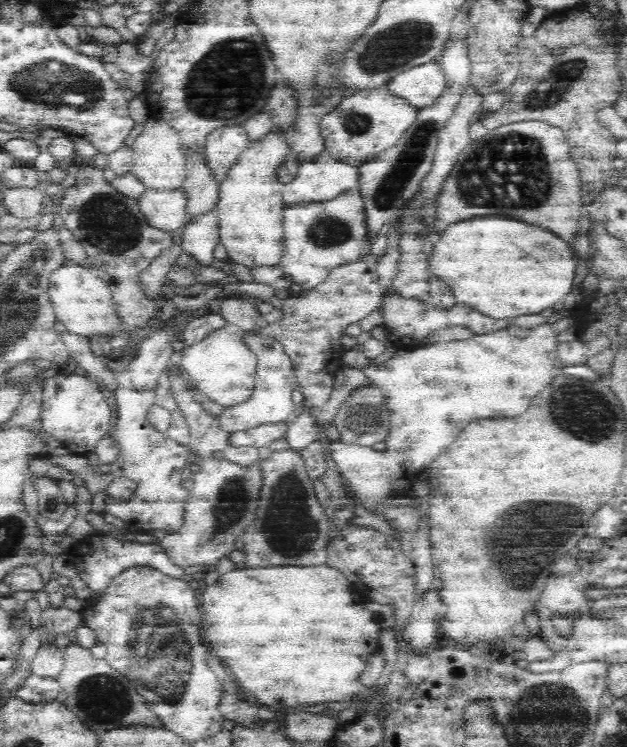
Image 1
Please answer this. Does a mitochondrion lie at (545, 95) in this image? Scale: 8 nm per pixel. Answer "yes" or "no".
yes

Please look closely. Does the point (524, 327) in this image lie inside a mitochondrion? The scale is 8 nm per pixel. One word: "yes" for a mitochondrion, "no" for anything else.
no

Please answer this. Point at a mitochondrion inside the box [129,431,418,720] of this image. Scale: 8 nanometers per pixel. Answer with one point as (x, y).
(289, 528)

